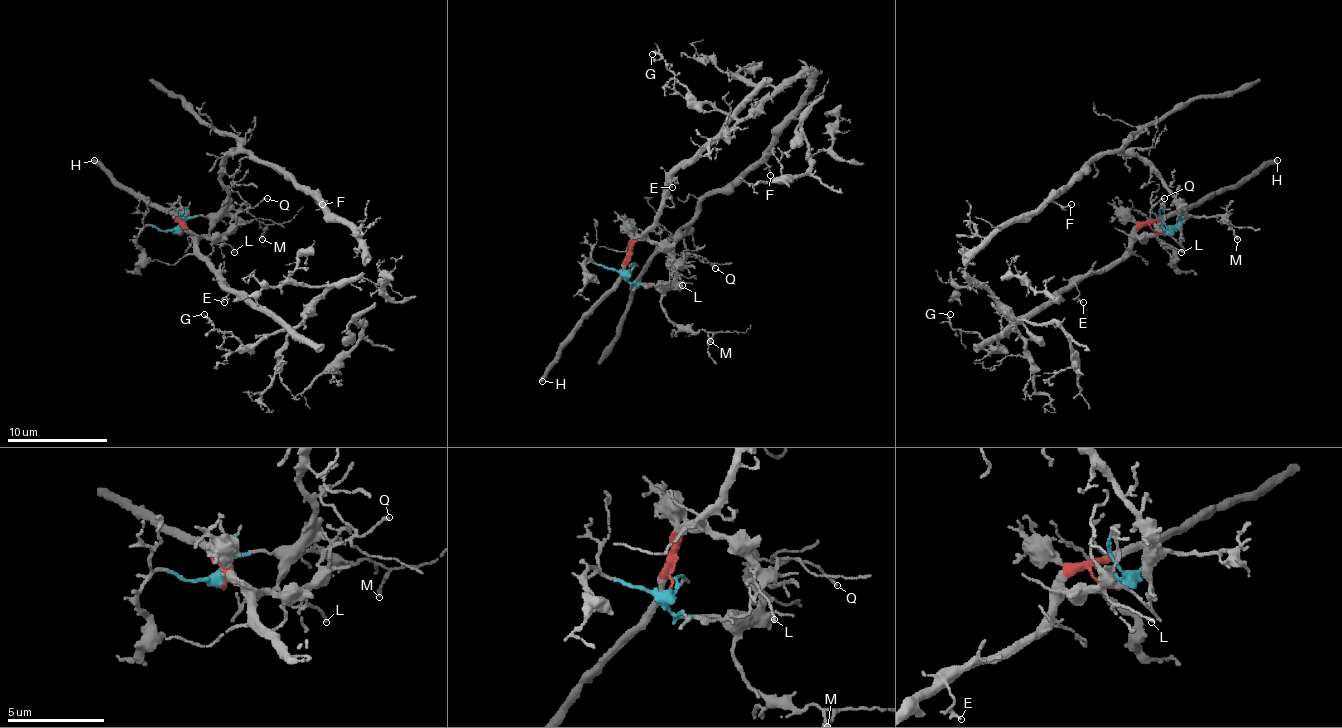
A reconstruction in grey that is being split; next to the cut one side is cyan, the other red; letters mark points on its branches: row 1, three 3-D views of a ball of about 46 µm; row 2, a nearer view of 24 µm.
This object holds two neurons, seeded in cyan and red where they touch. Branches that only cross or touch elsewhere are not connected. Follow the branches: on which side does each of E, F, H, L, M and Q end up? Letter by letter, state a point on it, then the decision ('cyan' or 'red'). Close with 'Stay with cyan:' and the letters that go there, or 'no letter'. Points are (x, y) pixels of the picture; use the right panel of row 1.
E: place (1083, 302); red
F: place (1071, 204); cyan
H: place (1277, 160); red
L: place (1181, 252); red
M: place (1237, 239); cyan
Q: place (1164, 198); red
Stay with cyan: F, M

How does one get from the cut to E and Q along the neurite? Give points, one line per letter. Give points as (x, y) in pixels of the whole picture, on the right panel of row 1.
E: (1164, 235), (1144, 225), (1116, 260), (1099, 270), (1089, 270), (1076, 288), (1084, 303)
Q: (1164, 235), (1142, 225), (1137, 232), (1149, 237), (1154, 232), (1149, 210), (1164, 197)

